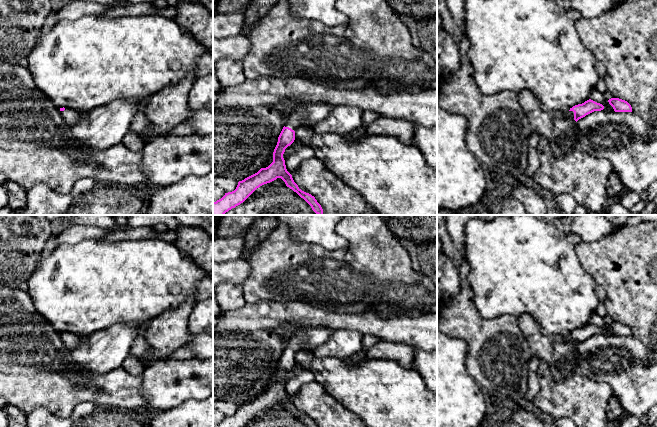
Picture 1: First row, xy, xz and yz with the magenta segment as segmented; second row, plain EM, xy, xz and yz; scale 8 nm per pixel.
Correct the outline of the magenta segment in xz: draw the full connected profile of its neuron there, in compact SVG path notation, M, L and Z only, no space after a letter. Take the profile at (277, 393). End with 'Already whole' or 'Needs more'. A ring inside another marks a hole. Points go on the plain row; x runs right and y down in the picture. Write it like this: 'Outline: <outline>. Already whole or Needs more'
Outline: M308 328L296 333L287 343L273 376L273 386L266 392L238 406L236 413L213 427L243 427L257 412L281 402L287 411L307 427L318 427L314 420L302 415L287 395L283 378L295 364L295 354L302 349L315 349L333 334L329 328Z. Needs more

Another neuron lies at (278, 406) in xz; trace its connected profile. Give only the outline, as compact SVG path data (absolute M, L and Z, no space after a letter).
M277 402L276 404L257 412L244 426L253 424L256 421L263 419L270 412L278 412L280 410L286 410L286 408L281 402Z

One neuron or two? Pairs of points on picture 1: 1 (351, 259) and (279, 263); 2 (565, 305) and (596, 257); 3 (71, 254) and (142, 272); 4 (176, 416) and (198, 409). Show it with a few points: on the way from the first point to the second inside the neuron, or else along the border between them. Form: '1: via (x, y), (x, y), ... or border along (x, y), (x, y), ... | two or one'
1: via (333, 263), (297, 263) | one
2: border along (575, 251), (581, 266), (597, 284) | two
3: via (89, 272), (124, 272) | one
4: via (181, 416), (191, 416), (193, 414) | one

